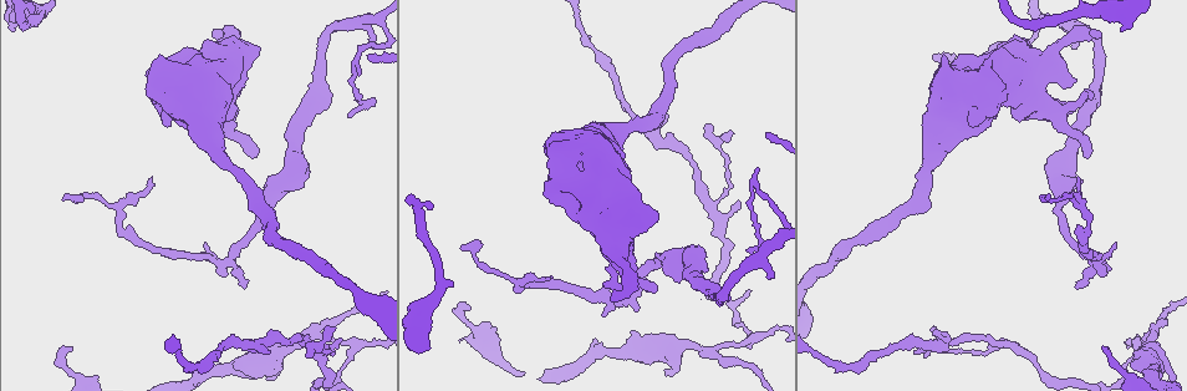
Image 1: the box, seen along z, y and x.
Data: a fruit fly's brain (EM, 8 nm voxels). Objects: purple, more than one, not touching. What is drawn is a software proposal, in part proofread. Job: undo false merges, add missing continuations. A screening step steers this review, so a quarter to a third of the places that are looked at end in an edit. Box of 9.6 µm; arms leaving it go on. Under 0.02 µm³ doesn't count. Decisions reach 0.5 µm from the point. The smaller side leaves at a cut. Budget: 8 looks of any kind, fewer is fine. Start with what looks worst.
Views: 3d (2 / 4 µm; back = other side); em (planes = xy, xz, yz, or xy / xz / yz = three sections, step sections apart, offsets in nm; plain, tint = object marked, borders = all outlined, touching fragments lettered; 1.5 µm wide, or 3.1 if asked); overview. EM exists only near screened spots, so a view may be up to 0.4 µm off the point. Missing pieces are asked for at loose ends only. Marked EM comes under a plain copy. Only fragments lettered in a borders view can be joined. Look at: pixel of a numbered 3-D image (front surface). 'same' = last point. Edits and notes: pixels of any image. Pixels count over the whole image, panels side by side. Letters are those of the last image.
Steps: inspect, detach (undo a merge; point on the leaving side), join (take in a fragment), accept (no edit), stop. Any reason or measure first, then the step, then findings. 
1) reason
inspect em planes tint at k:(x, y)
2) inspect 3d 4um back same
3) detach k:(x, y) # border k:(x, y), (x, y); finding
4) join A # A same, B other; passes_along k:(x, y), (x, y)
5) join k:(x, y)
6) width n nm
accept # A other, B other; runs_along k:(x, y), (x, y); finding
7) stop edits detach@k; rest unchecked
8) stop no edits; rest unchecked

free end
inspect em planes borders at 1:(216, 35)

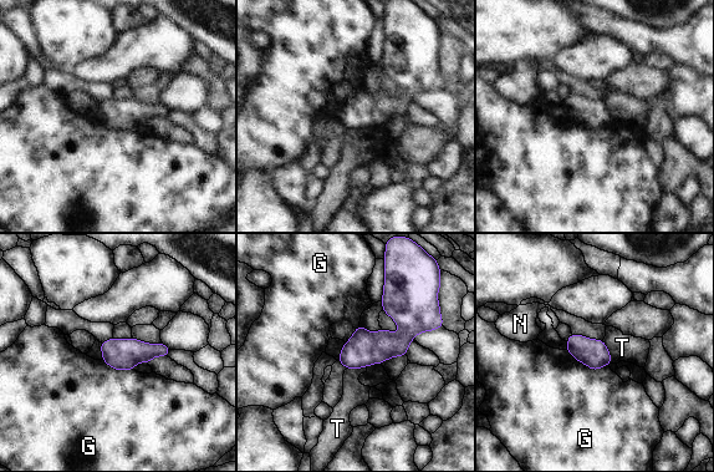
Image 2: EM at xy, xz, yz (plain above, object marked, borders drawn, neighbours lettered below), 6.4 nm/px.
accept # G other, N other, T other; runs_along 2:(426, 326), (342, 359); none of them fits

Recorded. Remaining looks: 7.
tapers out
inspect em xy step 8 tint at 1:(550, 279)

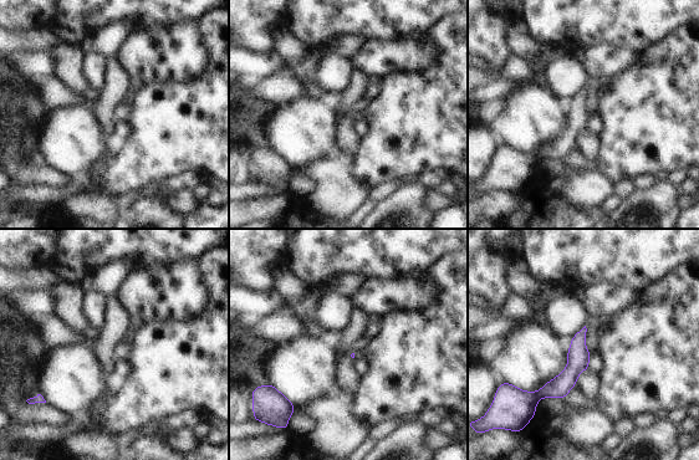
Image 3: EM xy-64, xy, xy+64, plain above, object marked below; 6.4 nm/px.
cut it another way
inspect em planes borders same

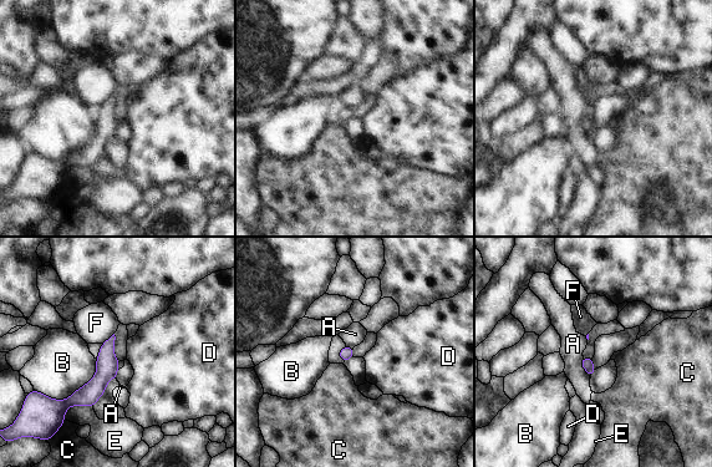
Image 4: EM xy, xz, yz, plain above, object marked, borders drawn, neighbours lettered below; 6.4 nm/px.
accept # A other, B other, C other, D other, E other, F other; runs_along 4:(111, 341), (103, 376), (77, 400); no lettered fragment goes on from it

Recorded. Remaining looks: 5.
tapers out
inspect 3d 4um at 1:(709, 125)

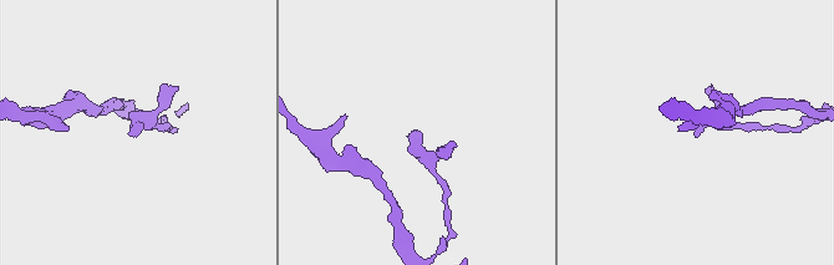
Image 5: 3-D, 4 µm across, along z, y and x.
need the tissue
inspect em planes borders at 5:(417, 129)

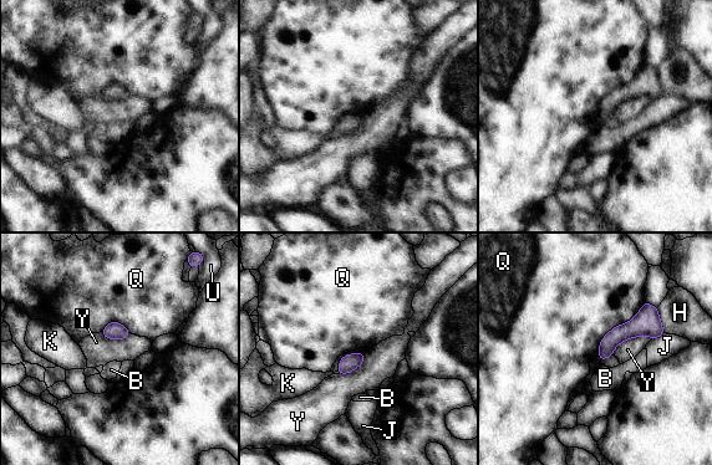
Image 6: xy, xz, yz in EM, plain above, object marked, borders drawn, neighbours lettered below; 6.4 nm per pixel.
width 110 nm
accept # B other, H other, J other, K other, Q other, U other, Y other; none of them fits

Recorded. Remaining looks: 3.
stop no edits; rest unchecked

